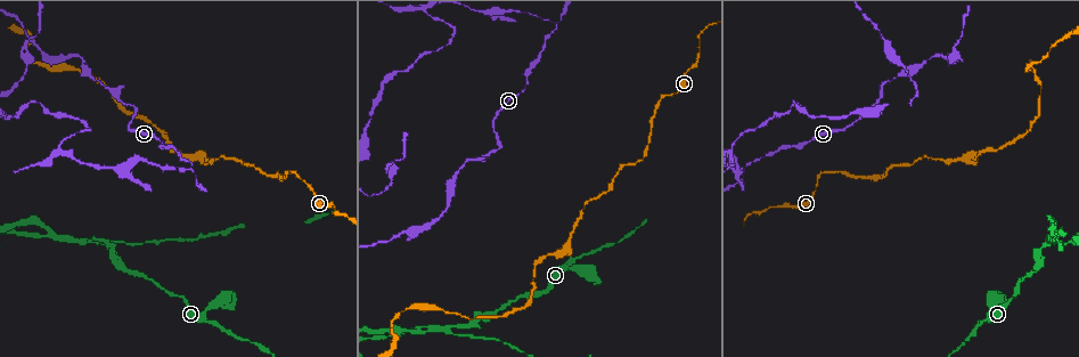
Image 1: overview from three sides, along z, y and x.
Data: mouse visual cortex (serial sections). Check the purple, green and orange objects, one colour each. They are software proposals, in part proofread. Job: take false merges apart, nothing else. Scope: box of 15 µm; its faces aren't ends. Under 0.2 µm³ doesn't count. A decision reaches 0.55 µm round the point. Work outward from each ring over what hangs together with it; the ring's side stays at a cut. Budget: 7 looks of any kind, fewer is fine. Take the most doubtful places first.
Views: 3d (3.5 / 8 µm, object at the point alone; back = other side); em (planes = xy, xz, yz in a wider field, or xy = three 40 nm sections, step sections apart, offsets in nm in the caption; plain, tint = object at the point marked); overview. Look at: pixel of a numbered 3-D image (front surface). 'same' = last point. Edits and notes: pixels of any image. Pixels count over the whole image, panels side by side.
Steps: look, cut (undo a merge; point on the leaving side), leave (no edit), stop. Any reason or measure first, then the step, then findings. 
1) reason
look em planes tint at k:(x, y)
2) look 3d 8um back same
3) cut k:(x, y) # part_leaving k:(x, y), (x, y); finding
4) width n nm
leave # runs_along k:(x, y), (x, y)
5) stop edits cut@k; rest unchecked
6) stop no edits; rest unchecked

branch point
look 3d 3.5um at 1:(1050, 243)

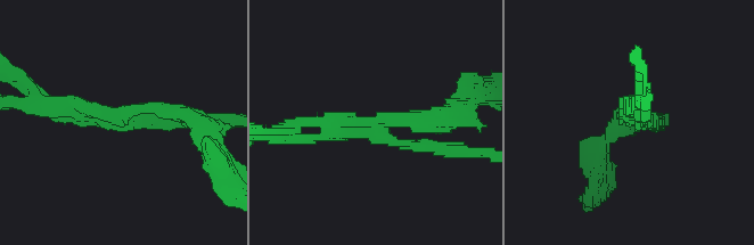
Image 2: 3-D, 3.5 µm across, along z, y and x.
arms 3; arm_widths 200, 200, 200 nm
look em xy step 3 tint at 2:(629, 120)

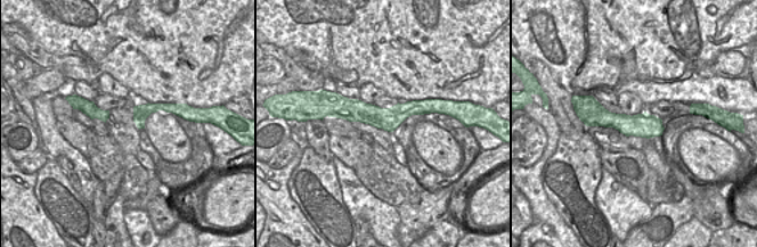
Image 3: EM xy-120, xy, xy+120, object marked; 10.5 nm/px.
cut 2:(641, 68) # part_leaving 2:(326, 135), (294, 137), (280, 131); two cells meet here

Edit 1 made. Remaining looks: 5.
a narrow waist
look 3d 3.5um at 1:(192, 168)

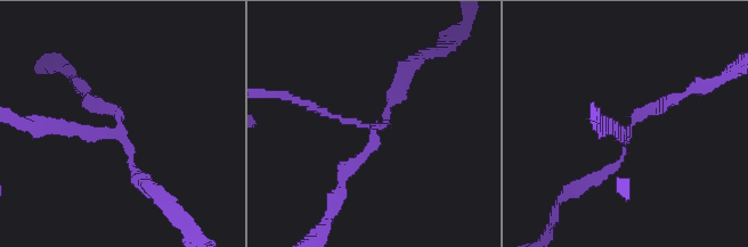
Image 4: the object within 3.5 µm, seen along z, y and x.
arms 3; arm_widths 150, 150, 150 nm
look em xy step 5 plain at 4:(118, 126)

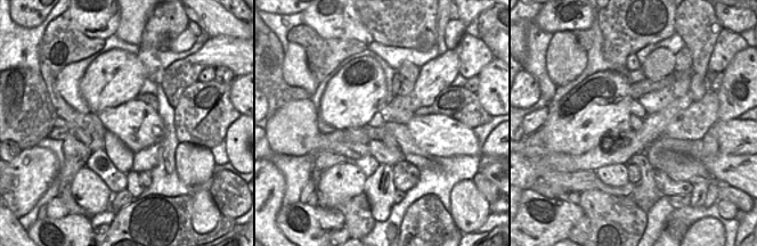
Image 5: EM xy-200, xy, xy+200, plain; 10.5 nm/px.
look em xy step 5 tint same

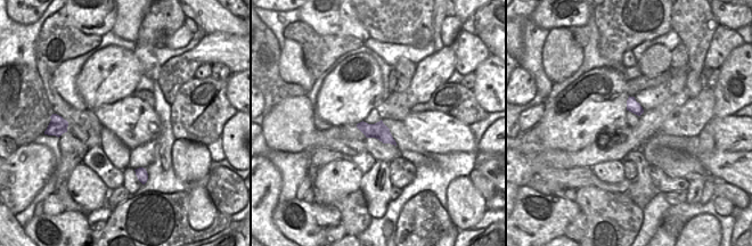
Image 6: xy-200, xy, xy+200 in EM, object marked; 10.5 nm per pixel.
cut 4:(79, 128) # part_leaving 4:(119, 125), (59, 129), (21, 122); a second cell is stuck on

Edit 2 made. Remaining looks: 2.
stop edits cut@2, cut@4; rest unchecked

